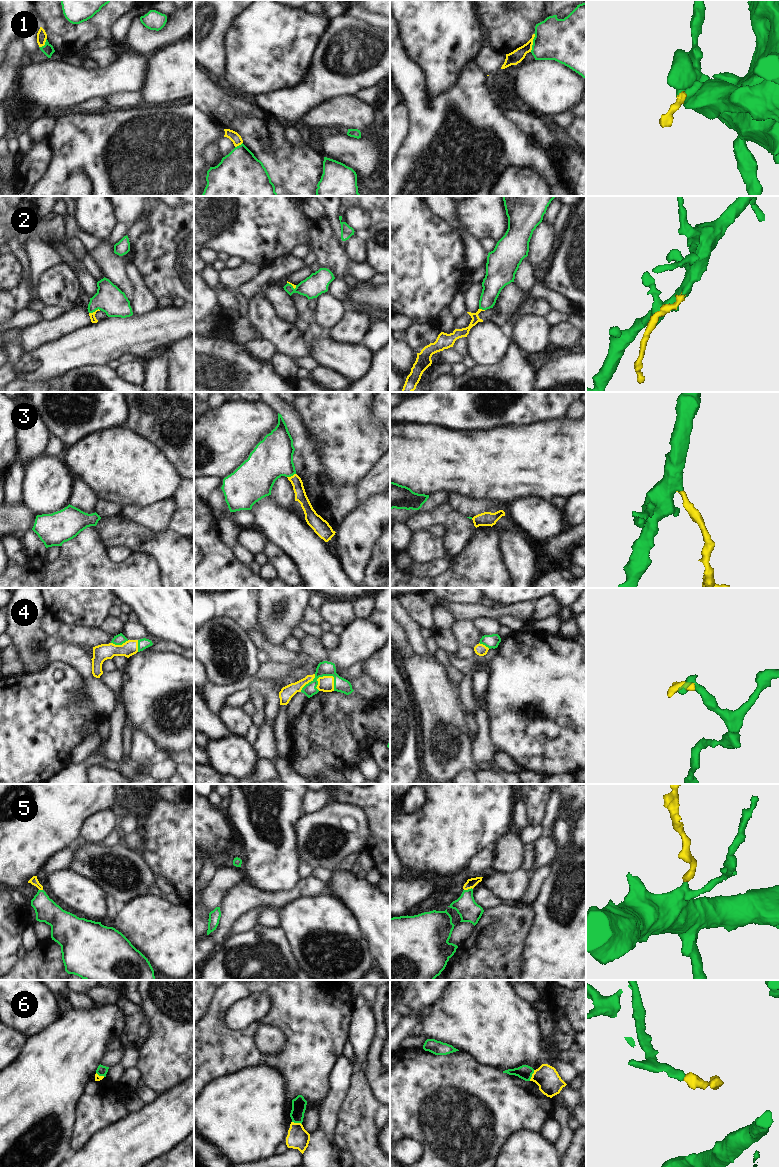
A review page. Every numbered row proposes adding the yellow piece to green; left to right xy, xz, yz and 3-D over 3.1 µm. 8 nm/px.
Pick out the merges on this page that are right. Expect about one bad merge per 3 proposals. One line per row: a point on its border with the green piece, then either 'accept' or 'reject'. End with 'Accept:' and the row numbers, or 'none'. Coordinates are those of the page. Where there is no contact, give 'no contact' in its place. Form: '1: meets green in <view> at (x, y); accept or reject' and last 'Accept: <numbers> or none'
1: meets green in yz at (533, 42); reject
2: meets green in xy at (94, 311); accept
3: meets green in xz at (291, 475); accept
4: meets green in xz at (331, 675); accept
5: meets green in yz at (468, 889); accept
6: meets green in yz at (531, 1075); reject
Accept: 2, 3, 4, 5

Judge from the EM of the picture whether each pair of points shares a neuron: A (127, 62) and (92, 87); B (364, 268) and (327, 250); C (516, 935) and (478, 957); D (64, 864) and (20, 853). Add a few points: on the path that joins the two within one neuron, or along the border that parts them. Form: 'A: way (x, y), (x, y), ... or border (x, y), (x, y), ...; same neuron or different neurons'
A: way (118, 71), (108, 81), (101, 83); same neuron
B: way (355, 268), (344, 267), (336, 259); same neuron
C: way (507, 936), (487, 956); same neuron
D: border (67, 847), (53, 854), (41, 868); different neurons

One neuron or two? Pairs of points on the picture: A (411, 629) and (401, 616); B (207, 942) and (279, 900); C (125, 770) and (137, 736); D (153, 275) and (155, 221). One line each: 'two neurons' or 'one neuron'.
A: one neuron
B: two neurons
C: two neurons
D: one neuron

